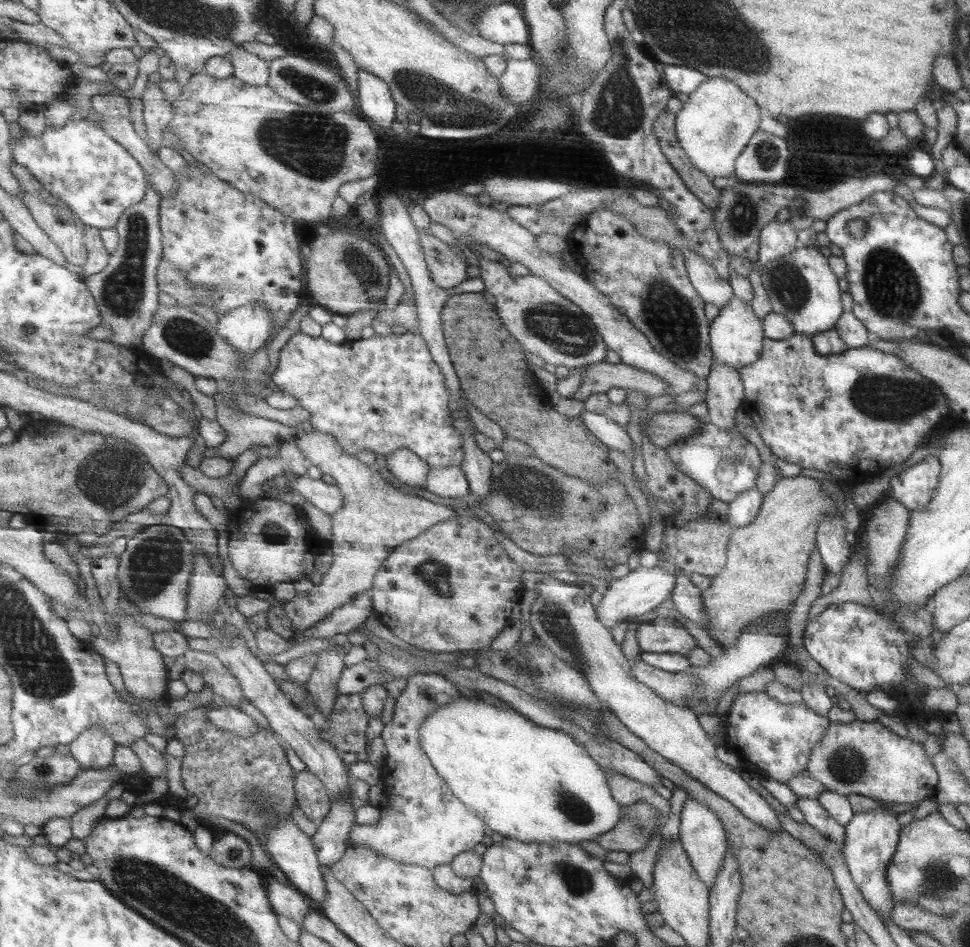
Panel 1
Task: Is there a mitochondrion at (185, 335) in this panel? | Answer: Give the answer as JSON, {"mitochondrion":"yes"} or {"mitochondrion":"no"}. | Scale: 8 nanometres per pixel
{"mitochondrion":"yes"}

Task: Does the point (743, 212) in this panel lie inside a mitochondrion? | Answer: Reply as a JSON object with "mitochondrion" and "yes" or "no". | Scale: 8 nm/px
{"mitochondrion":"yes"}

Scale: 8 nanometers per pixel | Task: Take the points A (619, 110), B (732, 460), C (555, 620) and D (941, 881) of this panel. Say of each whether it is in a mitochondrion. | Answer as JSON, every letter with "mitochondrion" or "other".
{"A":"mitochondrion","B":"mitochondrion","C":"mitochondrion","D":"mitochondrion"}

